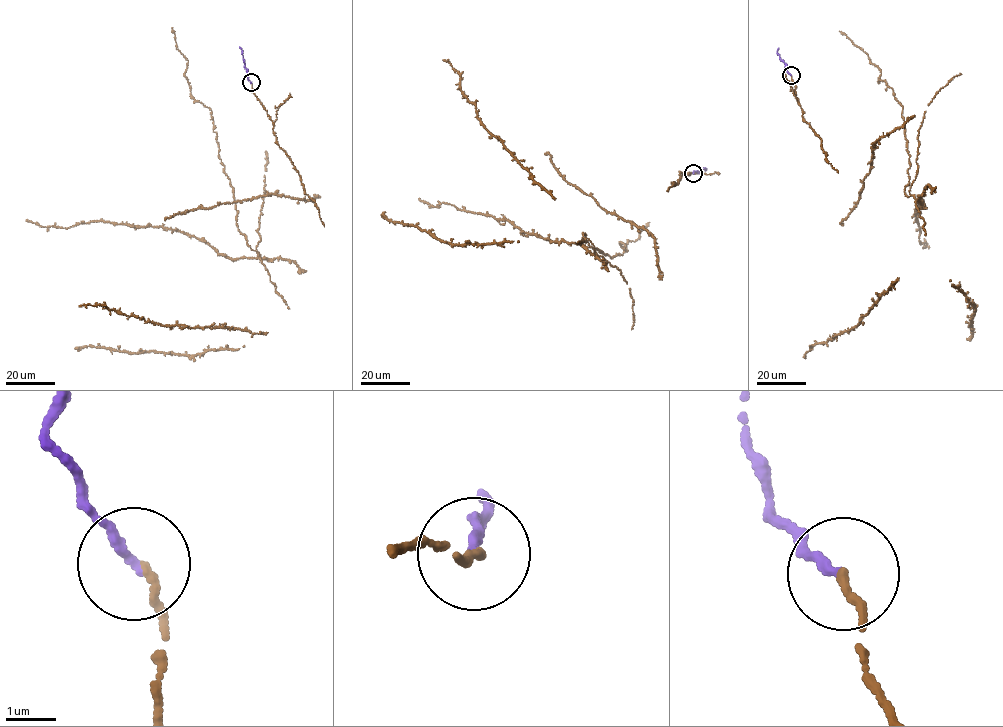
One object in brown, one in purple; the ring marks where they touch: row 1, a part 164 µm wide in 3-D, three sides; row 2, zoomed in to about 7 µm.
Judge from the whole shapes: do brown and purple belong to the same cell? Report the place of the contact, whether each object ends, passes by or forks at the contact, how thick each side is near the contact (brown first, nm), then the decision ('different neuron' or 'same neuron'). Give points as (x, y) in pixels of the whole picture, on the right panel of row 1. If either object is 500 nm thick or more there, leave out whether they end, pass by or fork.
at (791, 75); brown ends there; purple ends there; 160 nm thick on the brown side, 170 nm on the other; same neuron

